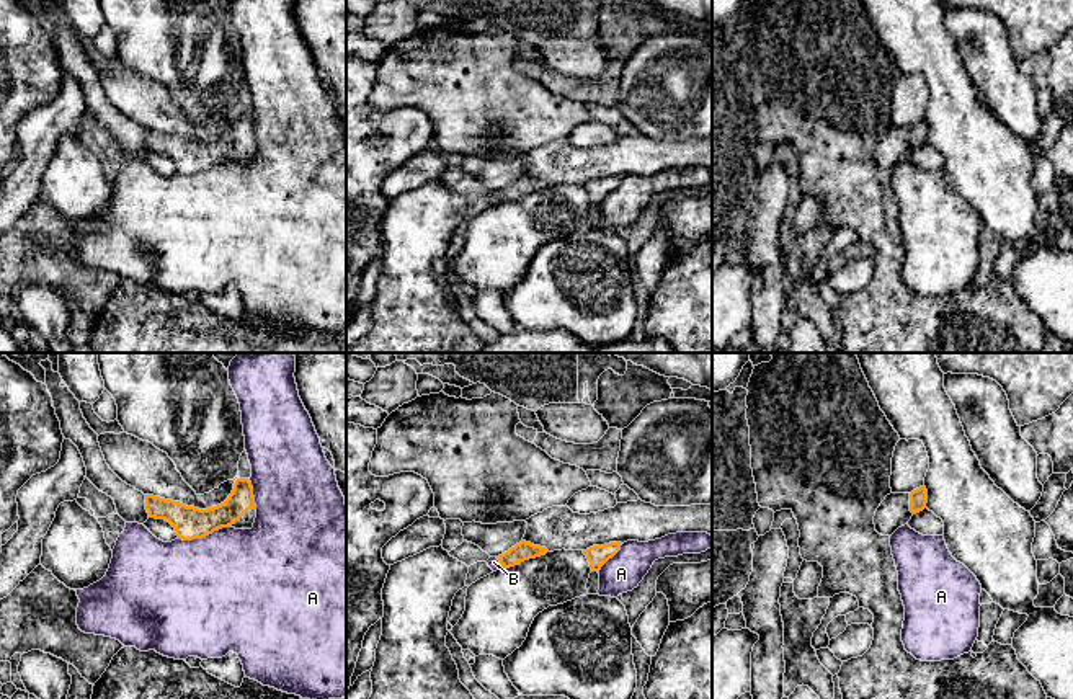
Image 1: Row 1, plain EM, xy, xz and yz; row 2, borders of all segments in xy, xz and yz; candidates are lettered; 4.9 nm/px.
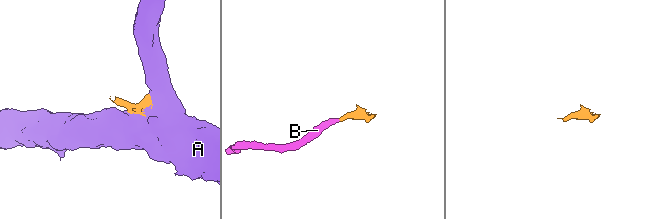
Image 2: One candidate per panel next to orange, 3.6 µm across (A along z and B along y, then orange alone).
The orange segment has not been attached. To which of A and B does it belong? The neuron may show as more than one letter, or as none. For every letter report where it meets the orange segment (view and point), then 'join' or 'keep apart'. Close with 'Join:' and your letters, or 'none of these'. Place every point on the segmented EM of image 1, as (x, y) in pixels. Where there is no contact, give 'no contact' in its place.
A: xy (203, 536) | keep apart
B: xz (500, 562) | join
Join: B

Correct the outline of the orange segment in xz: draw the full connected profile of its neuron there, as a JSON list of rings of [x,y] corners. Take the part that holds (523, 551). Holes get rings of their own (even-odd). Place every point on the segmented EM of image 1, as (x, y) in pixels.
[[[521,541],[519,544],[511,547],[508,552],[498,557],[490,557],[487,563],[493,572],[496,572],[500,568],[510,568],[510,567],[519,565],[521,562],[529,559],[545,555],[547,552],[549,550],[545,547]]]

